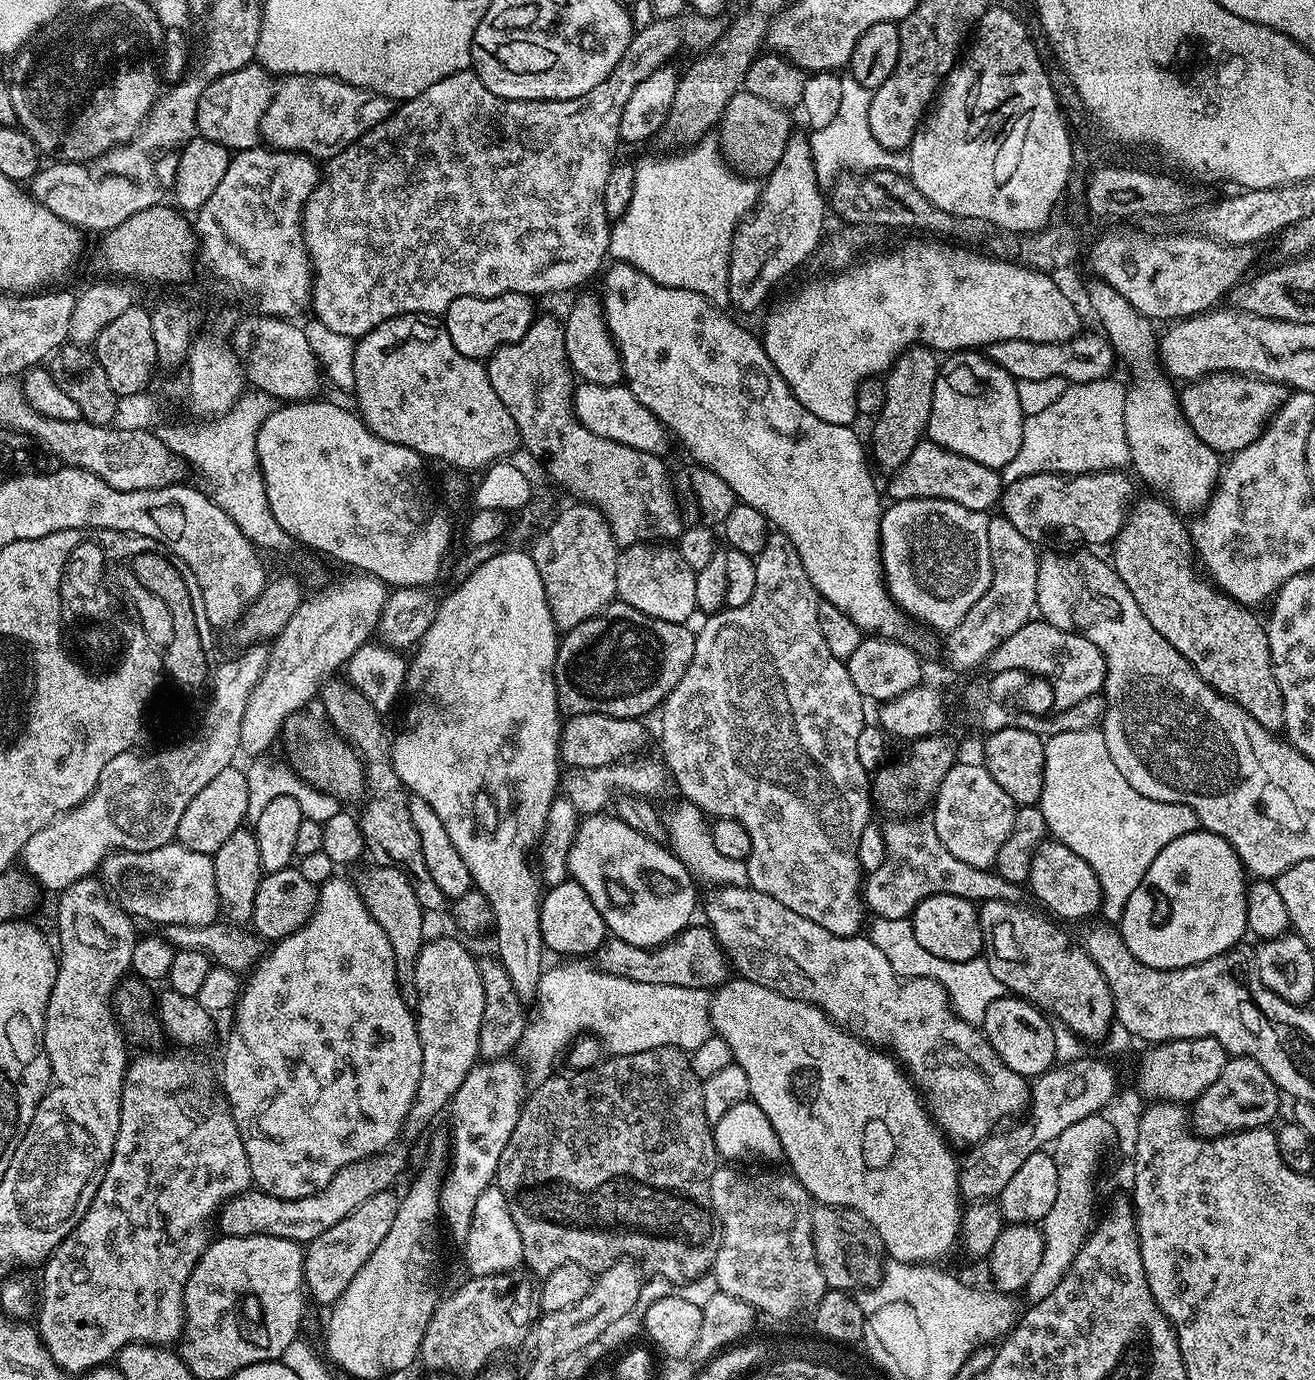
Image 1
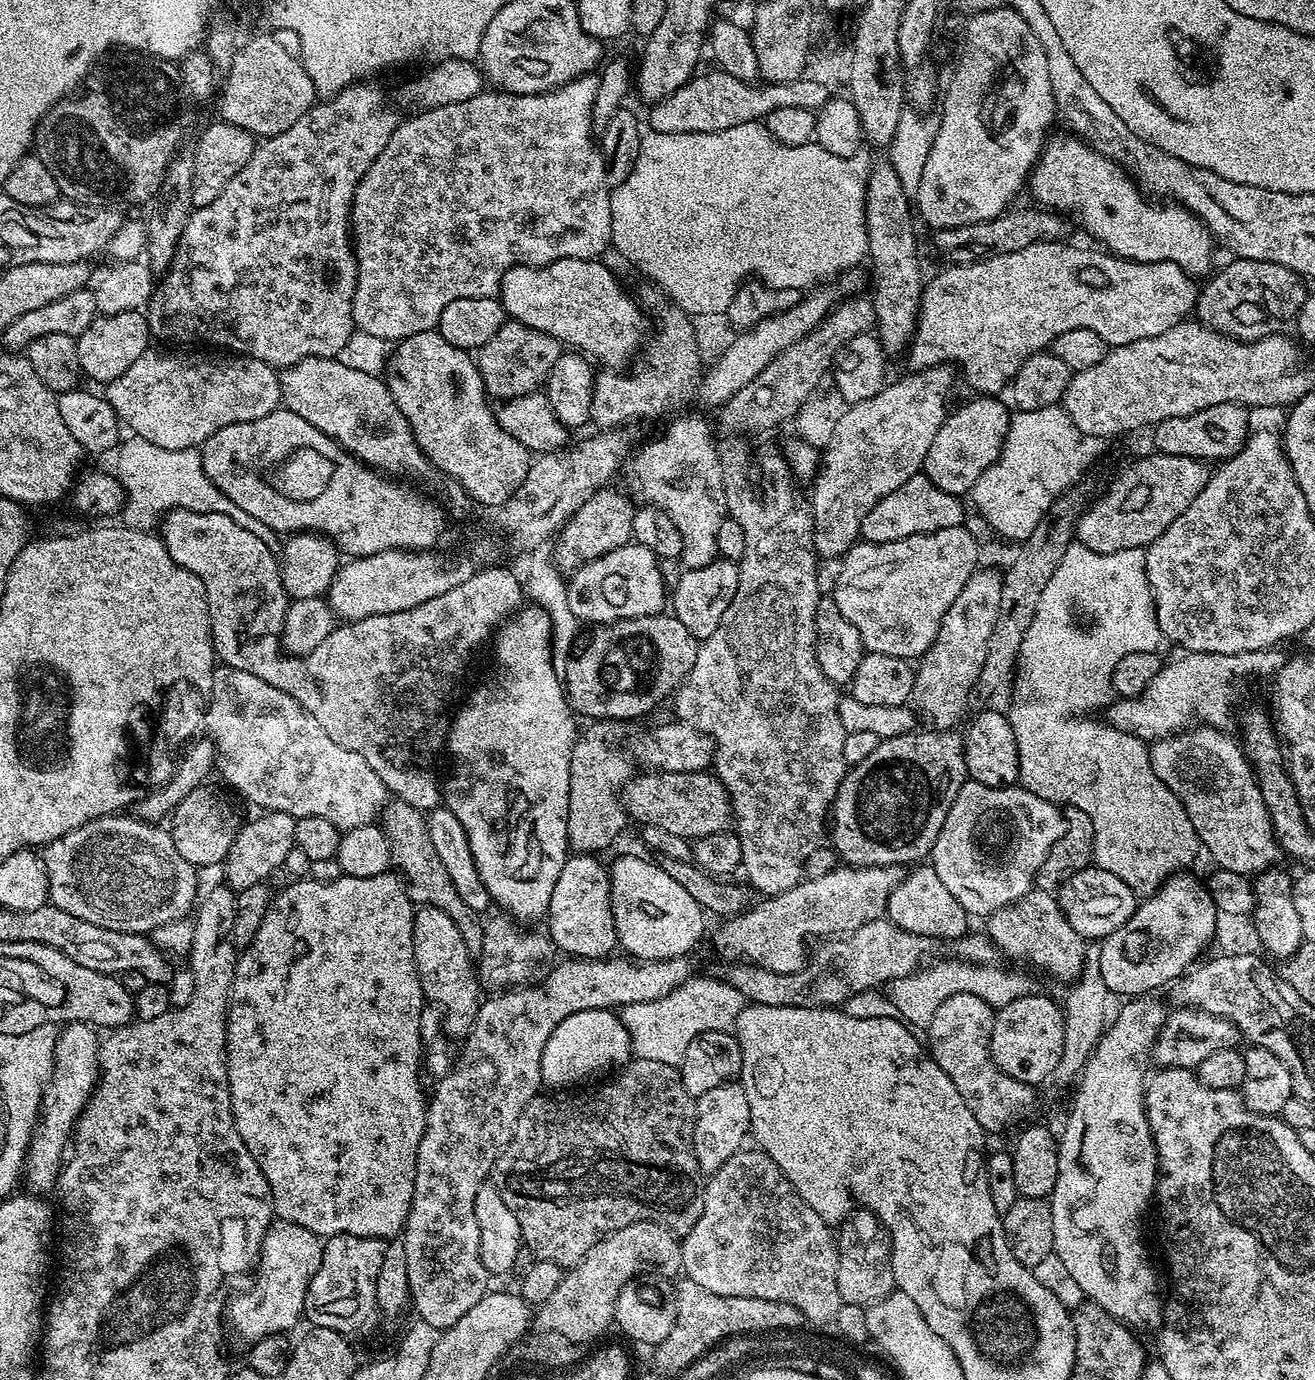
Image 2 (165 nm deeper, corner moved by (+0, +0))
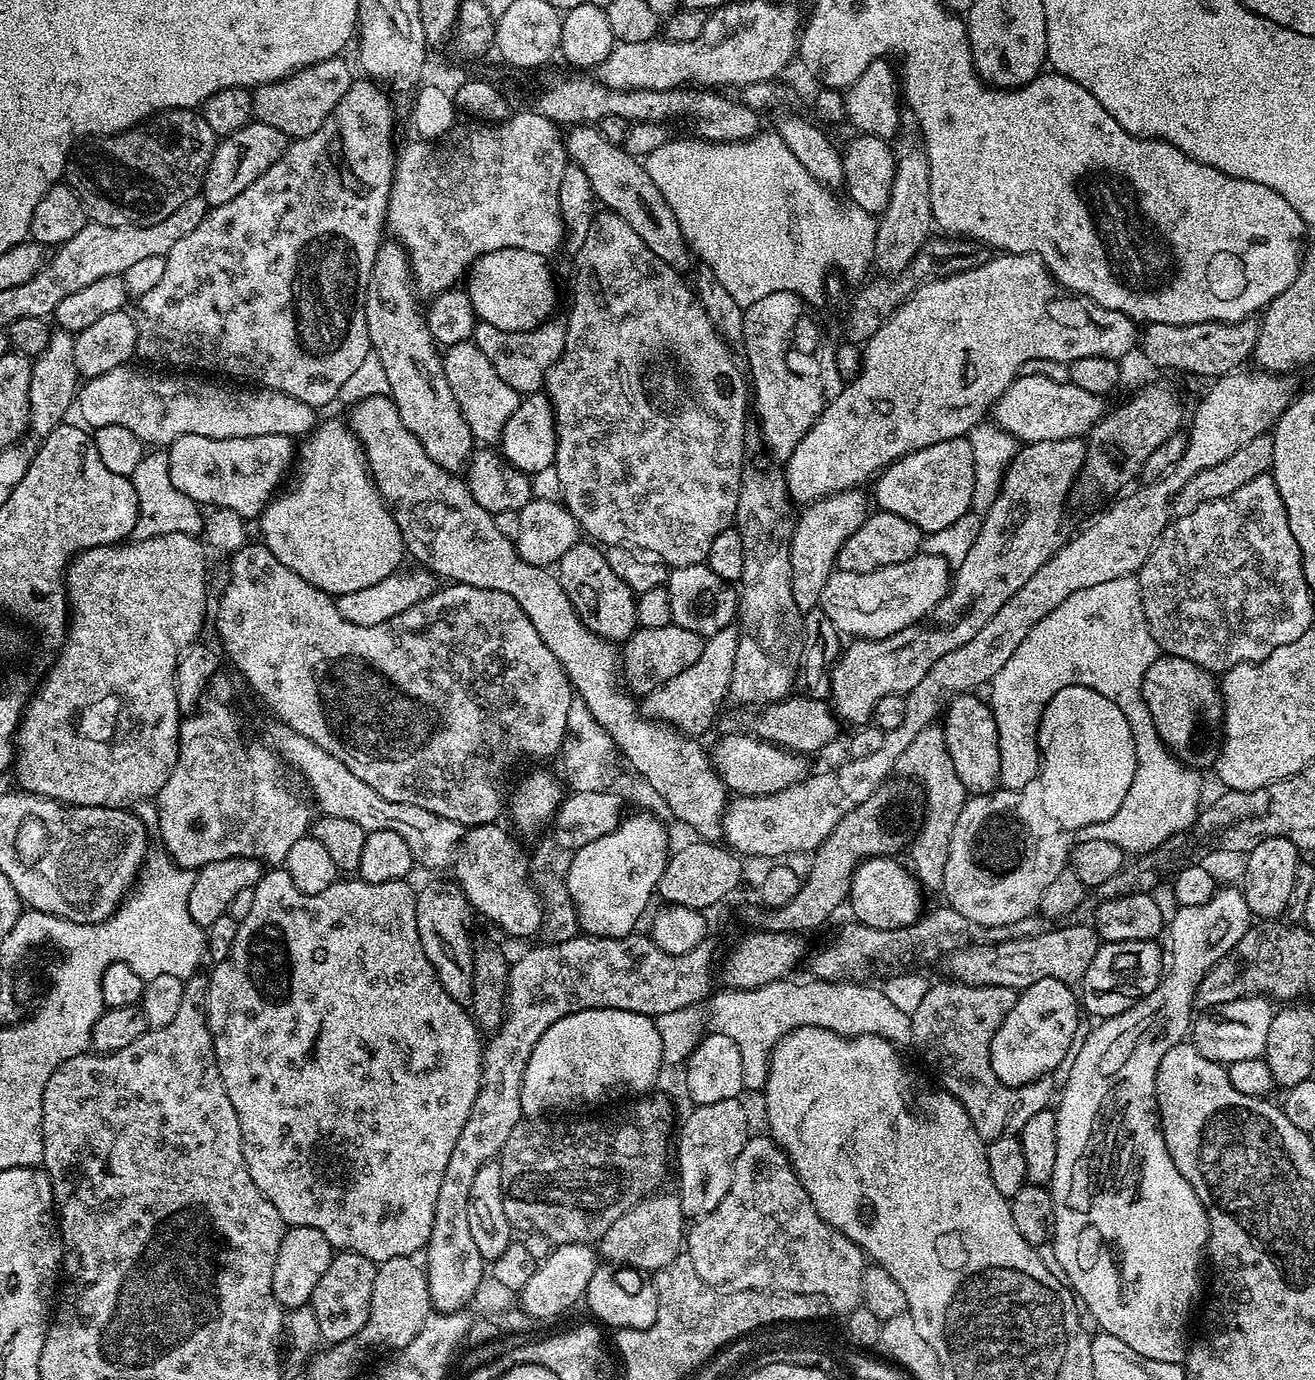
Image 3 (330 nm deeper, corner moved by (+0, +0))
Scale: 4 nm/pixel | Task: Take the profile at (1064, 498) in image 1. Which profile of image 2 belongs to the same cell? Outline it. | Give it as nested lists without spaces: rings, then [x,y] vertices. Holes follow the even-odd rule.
[[[1151,454],[1128,464],[1112,480],[1104,497],[1076,523],[1079,543],[1085,544],[1098,554],[1114,554],[1118,550],[1147,549],[1149,544],[1164,533],[1170,522],[1202,494],[1210,468],[1203,460],[1175,456],[1174,454]]]

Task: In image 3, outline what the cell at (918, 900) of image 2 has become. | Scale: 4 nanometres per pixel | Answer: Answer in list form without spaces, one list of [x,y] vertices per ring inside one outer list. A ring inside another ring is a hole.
[[[891,855],[874,856],[866,860],[861,860],[853,872],[852,885],[849,888],[847,903],[852,906],[851,914],[859,924],[876,928],[901,928],[910,926],[915,920],[920,919],[924,900],[920,897],[922,885],[911,871],[903,863],[899,864],[898,859]]]

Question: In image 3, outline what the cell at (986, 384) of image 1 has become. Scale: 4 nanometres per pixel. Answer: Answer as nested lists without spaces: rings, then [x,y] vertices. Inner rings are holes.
[[[963,436],[934,442],[934,446],[907,452],[889,464],[876,482],[876,500],[880,503],[877,505],[883,511],[914,522],[924,534],[946,530],[946,526],[958,522],[972,507],[974,450],[970,450],[970,442]]]

